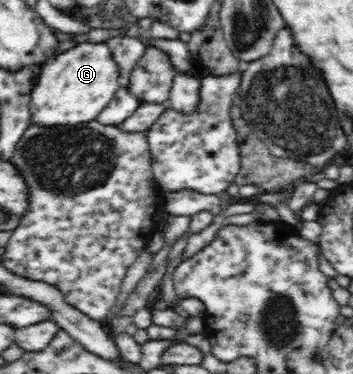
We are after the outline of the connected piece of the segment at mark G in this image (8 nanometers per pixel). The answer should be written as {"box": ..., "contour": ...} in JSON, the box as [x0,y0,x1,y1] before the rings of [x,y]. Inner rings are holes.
{"box":[29,41,123,128],"contour":[[[90,41],[77,43],[74,48],[58,54],[52,61],[42,65],[39,77],[35,78],[34,88],[31,90],[29,104],[31,124],[44,128],[56,126],[78,126],[78,124],[96,121],[96,116],[108,106],[114,98],[115,92],[123,85],[118,65],[112,57],[112,50],[108,44],[92,43]]]}

